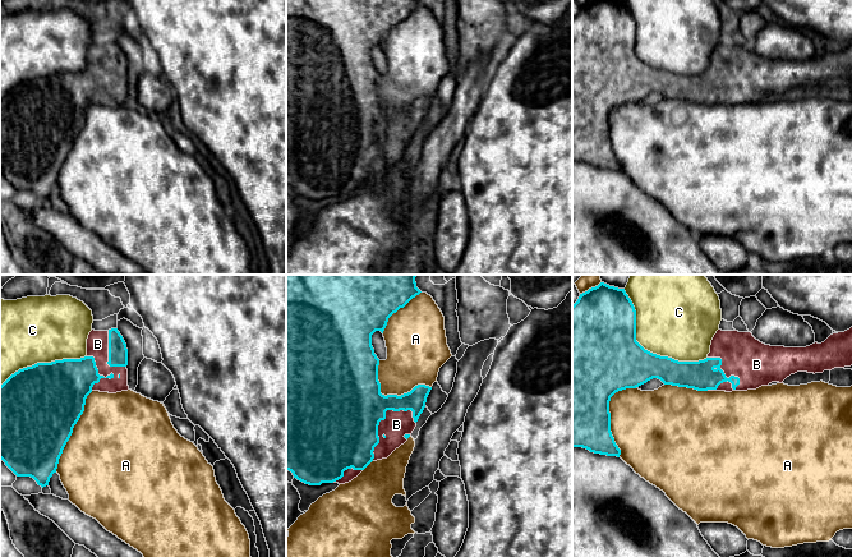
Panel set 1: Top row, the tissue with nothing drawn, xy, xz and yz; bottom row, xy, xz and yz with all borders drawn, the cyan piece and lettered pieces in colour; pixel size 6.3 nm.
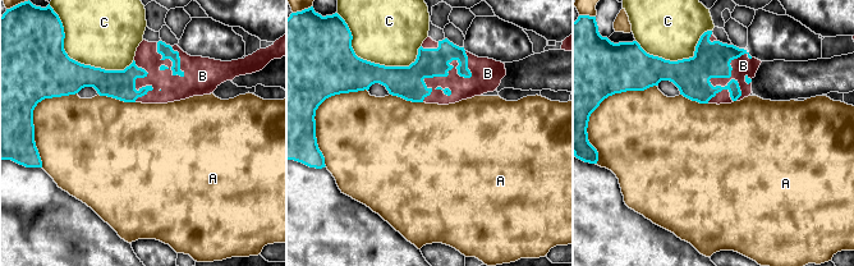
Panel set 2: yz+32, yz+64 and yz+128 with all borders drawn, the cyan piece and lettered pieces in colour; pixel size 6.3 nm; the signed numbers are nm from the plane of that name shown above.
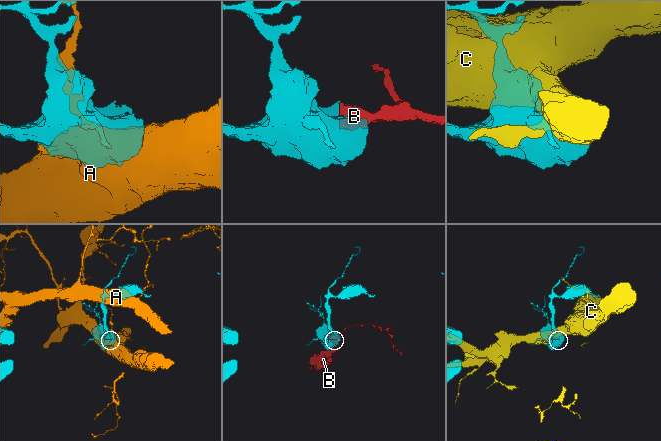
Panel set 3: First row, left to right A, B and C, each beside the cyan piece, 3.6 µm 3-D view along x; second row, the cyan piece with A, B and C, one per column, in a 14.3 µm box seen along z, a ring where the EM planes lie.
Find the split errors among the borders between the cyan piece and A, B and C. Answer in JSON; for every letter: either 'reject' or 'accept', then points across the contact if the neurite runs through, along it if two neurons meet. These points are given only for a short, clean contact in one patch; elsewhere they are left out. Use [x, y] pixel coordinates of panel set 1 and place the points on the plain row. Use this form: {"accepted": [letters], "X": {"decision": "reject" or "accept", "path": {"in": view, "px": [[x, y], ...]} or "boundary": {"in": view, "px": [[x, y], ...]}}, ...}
{"accepted": ["B"], "A": {"decision": "reject"}, "B": {"decision": "accept"}, "C": {"decision": "reject"}}

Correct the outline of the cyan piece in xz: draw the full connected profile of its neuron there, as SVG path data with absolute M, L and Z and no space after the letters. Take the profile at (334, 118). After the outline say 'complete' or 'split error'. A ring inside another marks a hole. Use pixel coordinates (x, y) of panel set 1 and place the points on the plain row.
M286 0L286 184L291 185L294 192L309 199L349 197L372 175L387 172L411 149L432 101L418 98L401 110L382 109L378 95L379 73L372 60L372 49L376 45L383 47L388 32L420 6L416 0Z; split error

